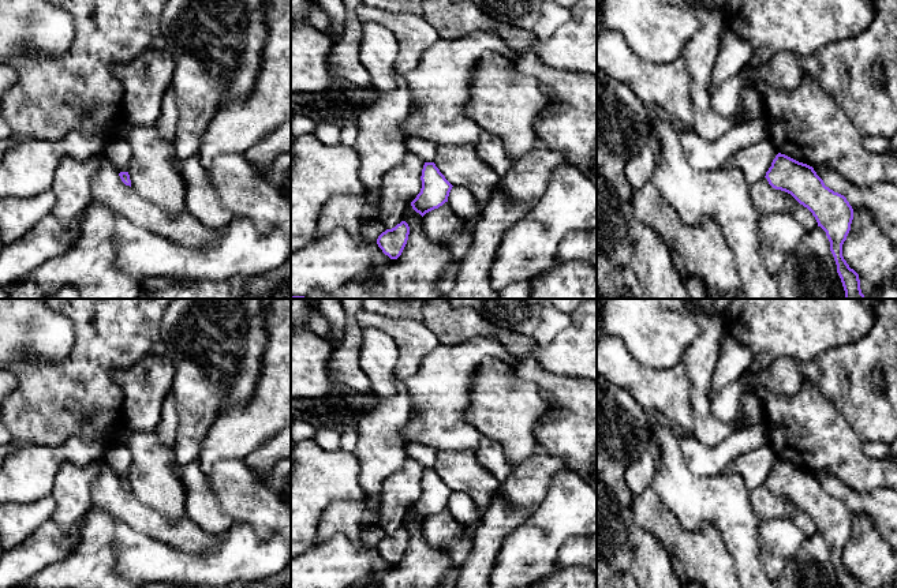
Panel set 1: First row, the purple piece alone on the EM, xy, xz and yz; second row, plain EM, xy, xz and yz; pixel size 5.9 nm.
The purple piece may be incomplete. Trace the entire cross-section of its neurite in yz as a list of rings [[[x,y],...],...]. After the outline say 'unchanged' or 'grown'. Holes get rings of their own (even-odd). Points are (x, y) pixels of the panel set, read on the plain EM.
[[[778,458],[765,482],[769,490],[791,499],[815,523],[830,547],[841,588],[860,588],[859,580],[842,562],[842,550],[851,536],[853,514],[846,503],[825,491],[812,472]]]; unchanged

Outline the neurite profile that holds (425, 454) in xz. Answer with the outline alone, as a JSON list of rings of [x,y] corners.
[[[411,443],[405,446],[408,458],[414,458],[425,468],[434,468],[437,461],[437,450],[423,443]]]

